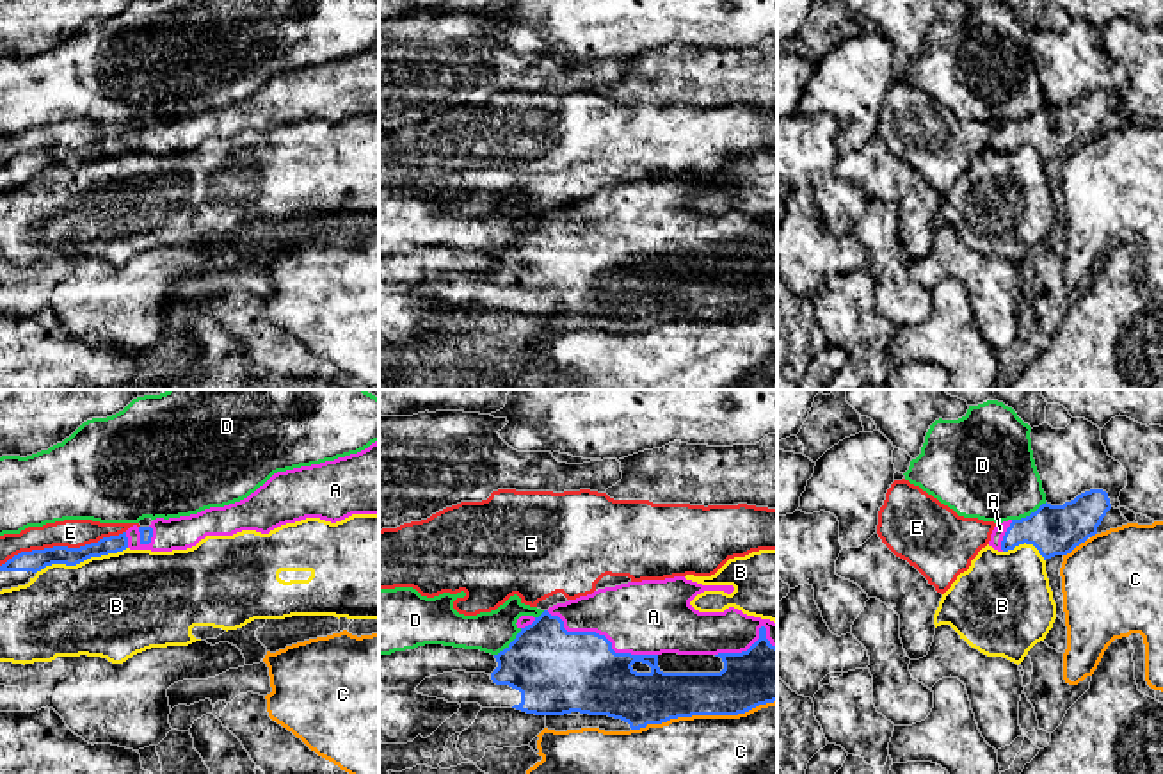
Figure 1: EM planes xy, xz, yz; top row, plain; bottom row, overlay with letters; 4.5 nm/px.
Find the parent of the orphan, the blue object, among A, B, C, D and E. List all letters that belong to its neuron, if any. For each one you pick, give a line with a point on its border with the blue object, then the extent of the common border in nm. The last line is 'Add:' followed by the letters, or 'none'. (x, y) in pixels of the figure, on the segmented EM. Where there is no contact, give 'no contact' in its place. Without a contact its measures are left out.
A: xz (601, 636) | 550 nm
Add: A

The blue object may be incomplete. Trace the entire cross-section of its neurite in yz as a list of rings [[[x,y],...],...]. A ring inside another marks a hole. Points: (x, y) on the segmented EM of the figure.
[[[1103,489],[1085,491],[1063,505],[1046,502],[1026,518],[996,523],[989,546],[1008,552],[1024,543],[1033,544],[1044,560],[1067,555],[1097,534],[1110,509],[1108,493]]]

